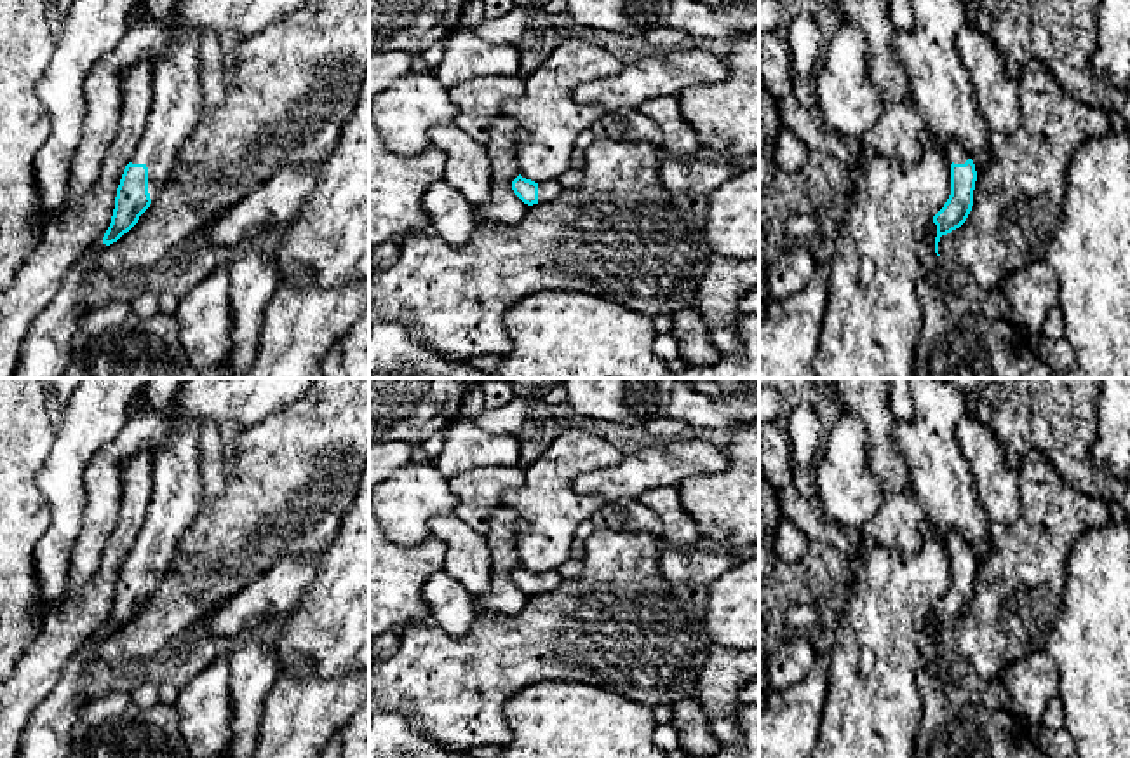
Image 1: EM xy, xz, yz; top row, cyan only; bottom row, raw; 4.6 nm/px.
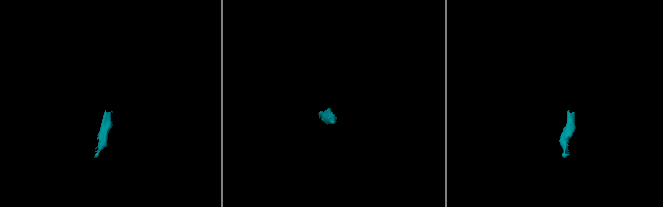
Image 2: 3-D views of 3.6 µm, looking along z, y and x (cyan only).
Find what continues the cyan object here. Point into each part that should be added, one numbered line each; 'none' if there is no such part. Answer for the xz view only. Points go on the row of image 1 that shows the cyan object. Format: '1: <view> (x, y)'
1: xz (549, 189)

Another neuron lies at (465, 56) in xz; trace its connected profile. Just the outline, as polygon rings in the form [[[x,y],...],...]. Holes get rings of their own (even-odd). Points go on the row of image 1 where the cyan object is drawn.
[[[458,26],[444,40],[444,56],[434,75],[453,87],[479,77],[517,77],[521,71],[517,45],[494,45]]]

